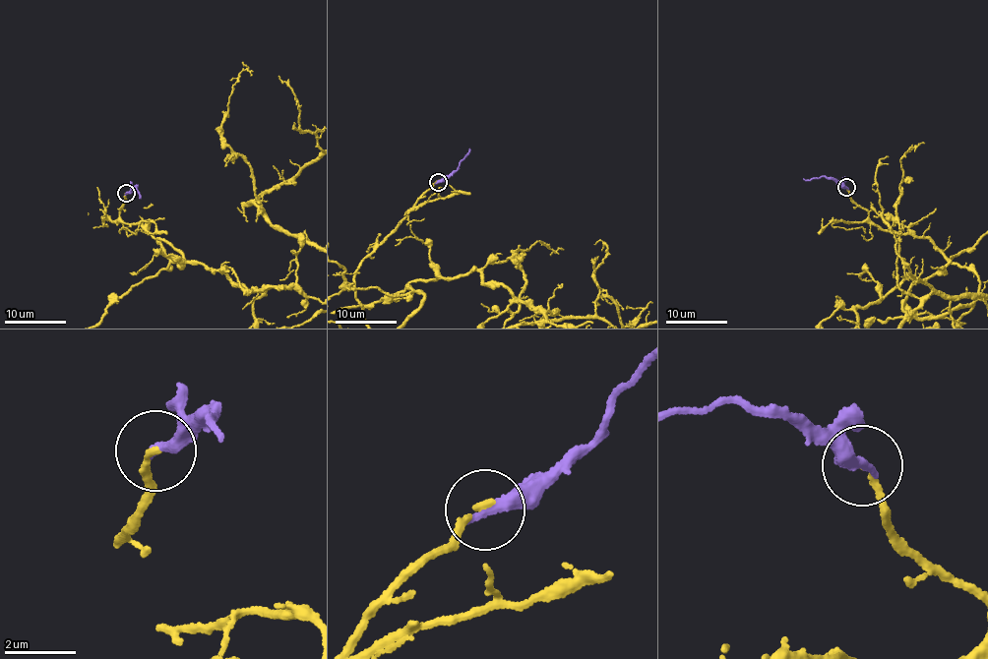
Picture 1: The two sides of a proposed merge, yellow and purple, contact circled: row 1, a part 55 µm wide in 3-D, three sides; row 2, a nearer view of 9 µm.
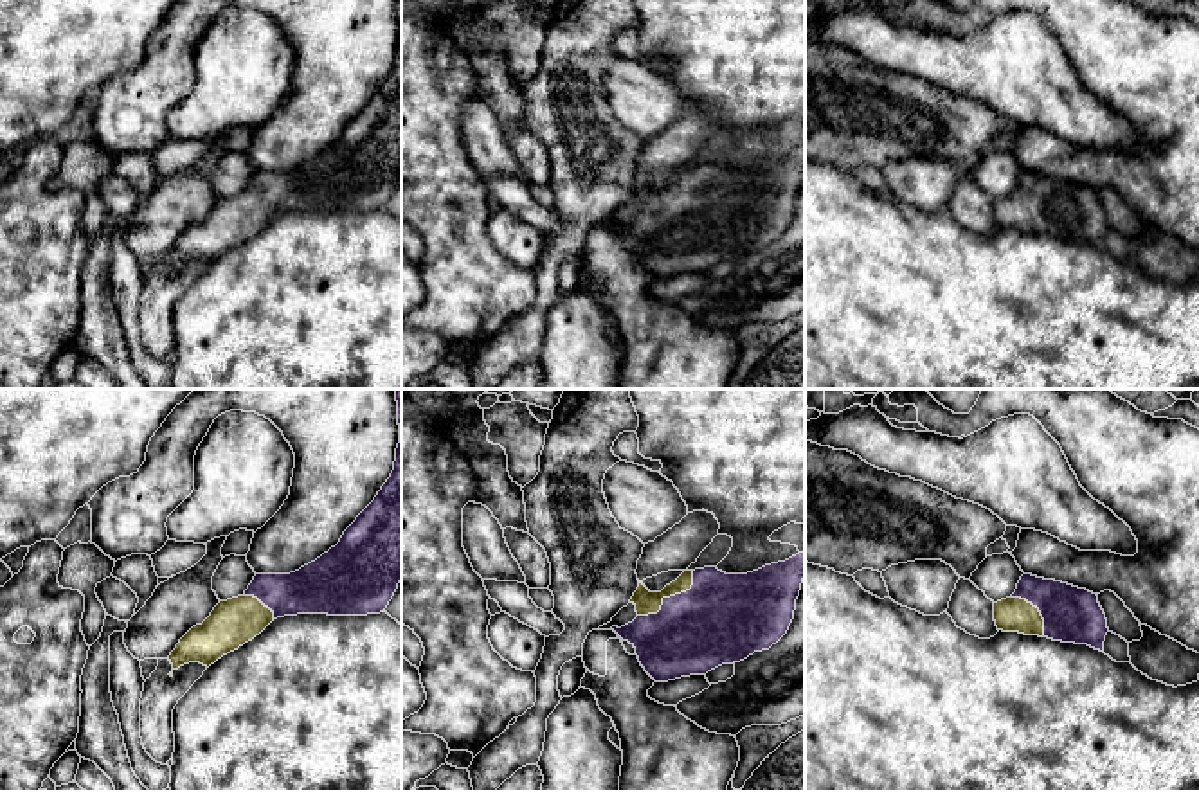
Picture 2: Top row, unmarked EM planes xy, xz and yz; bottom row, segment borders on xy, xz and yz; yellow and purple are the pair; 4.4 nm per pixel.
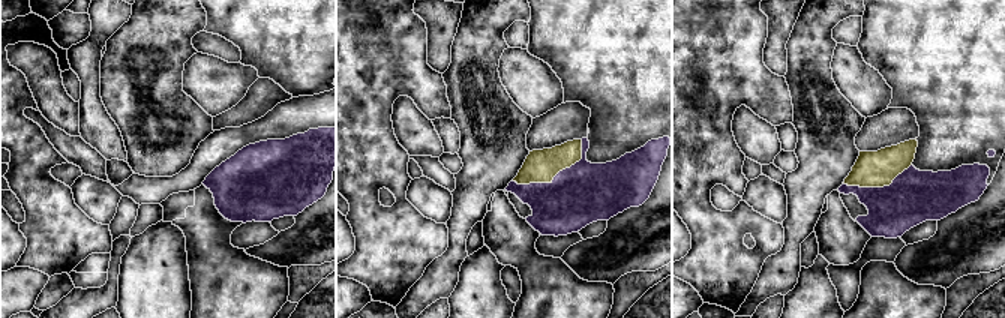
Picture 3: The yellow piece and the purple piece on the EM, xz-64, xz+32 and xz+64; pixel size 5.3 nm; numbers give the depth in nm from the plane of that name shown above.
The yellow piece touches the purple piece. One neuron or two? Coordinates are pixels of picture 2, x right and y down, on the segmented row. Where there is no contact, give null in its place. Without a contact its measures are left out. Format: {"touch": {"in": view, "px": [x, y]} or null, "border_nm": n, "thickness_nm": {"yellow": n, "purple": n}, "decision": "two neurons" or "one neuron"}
{"touch": {"in": "xz", "px": [668, 596]}, "border_nm": 320, "thickness_nm": {"yellow": 100, "purple": 380}, "decision": "one neuron"}

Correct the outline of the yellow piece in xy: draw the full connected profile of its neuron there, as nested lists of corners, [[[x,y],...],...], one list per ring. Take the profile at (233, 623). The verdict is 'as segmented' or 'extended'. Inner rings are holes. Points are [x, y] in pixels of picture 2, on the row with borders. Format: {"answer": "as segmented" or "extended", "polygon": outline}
{"answer": "extended", "polygon": [[[396,389],[400,443],[394,470],[374,500],[344,531],[340,542],[290,574],[256,574],[243,596],[220,601],[167,657],[173,670],[189,662],[214,664],[259,635],[274,619],[297,614],[367,616],[385,612],[401,581],[401,389]]]}

